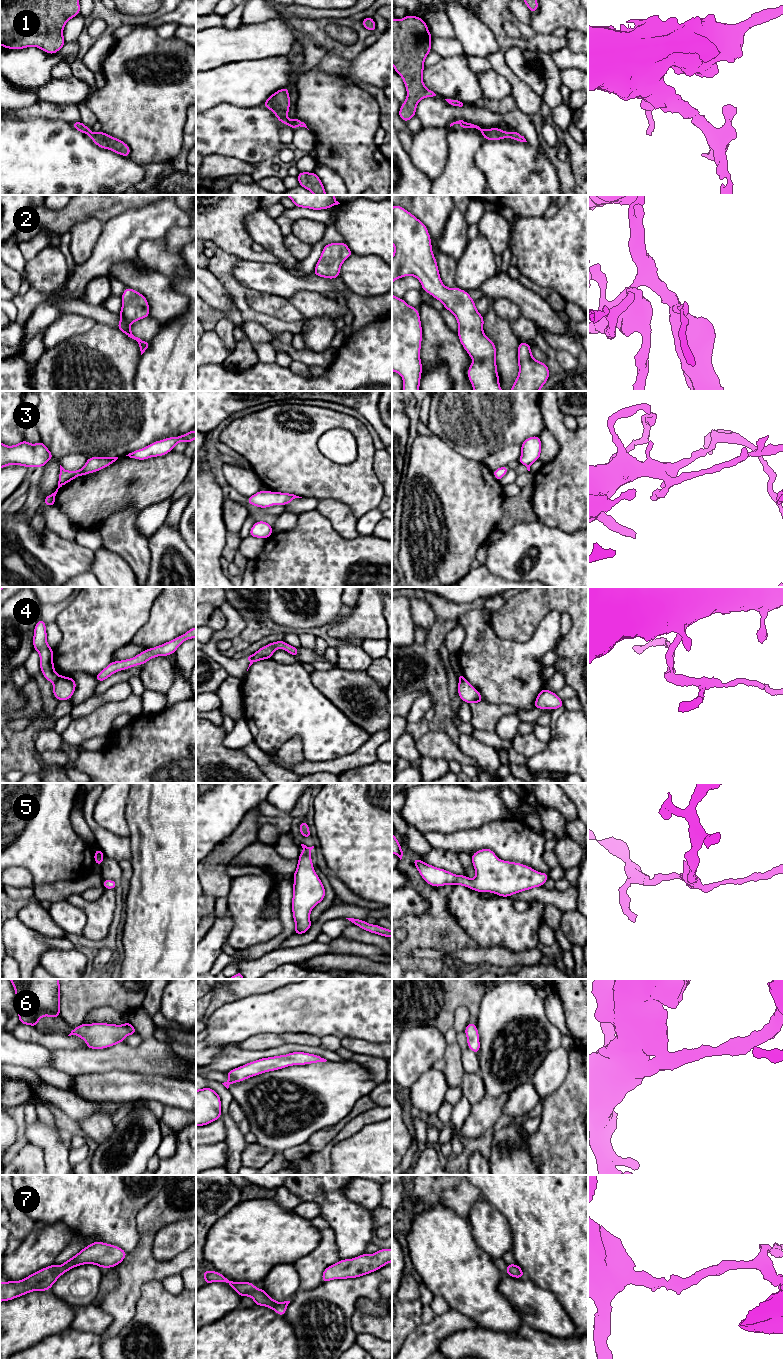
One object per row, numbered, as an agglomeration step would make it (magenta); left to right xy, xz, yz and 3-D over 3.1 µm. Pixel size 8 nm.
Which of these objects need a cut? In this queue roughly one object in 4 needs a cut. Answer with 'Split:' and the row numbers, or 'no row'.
Split: 4

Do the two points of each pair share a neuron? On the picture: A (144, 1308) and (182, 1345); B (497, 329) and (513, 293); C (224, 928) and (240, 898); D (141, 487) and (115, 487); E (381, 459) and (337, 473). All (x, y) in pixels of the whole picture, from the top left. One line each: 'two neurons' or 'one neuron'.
A: one neuron
B: two neurons
C: two neurons
D: one neuron
E: two neurons

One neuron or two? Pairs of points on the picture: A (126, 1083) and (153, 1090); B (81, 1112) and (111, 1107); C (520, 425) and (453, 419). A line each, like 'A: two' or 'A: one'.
A: one
B: one
C: one

